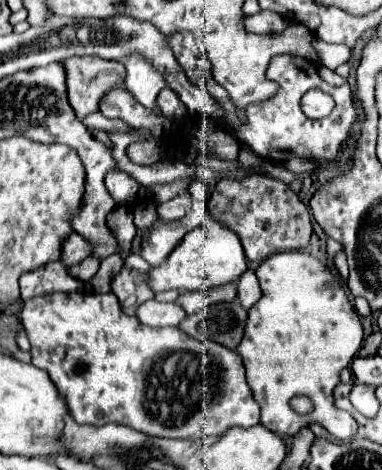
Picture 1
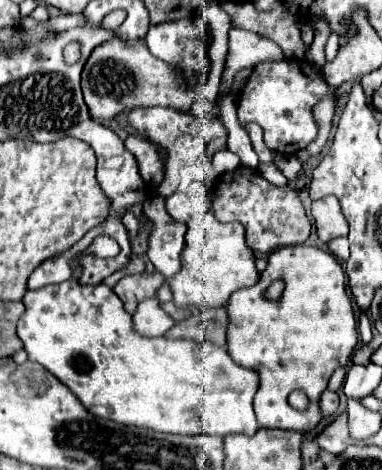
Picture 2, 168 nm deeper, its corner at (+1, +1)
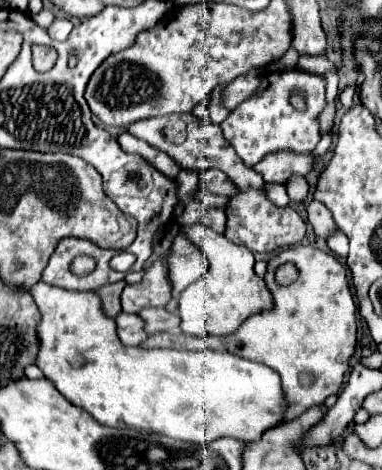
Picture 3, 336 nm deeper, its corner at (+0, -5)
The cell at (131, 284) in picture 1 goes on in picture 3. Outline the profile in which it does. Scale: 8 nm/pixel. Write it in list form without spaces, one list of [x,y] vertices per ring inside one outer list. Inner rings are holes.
[[[169,252],[161,254],[143,274],[143,280],[139,284],[125,286],[121,294],[121,306],[125,312],[137,314],[143,308],[149,306],[165,306],[171,296],[171,280],[167,274],[167,256]]]

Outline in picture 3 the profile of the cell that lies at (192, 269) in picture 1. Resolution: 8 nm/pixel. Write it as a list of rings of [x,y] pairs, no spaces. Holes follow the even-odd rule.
[[[205,224],[181,226],[181,232],[195,242],[209,258],[209,268],[189,284],[179,296],[181,330],[191,336],[219,336],[233,334],[249,316],[271,310],[273,298],[265,286],[265,280],[255,274],[253,253],[243,245],[227,240],[223,234],[215,234]]]

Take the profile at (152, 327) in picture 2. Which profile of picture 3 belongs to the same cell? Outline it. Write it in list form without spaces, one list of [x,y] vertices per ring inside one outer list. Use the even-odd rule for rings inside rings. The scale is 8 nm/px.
[[[119,312],[115,316],[115,324],[117,324],[117,338],[125,346],[139,346],[147,338],[147,334],[143,330],[143,320],[137,318],[137,314]]]

